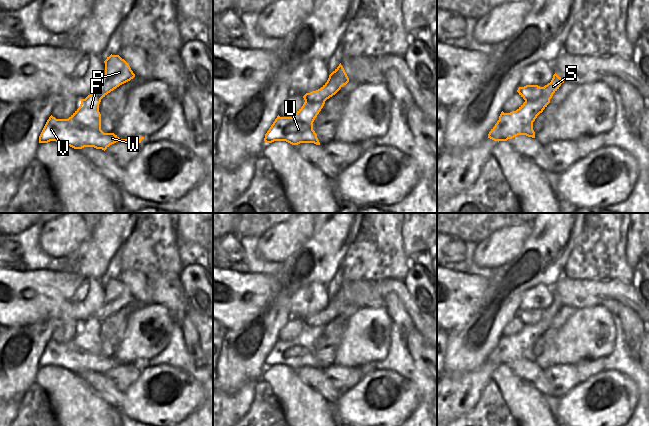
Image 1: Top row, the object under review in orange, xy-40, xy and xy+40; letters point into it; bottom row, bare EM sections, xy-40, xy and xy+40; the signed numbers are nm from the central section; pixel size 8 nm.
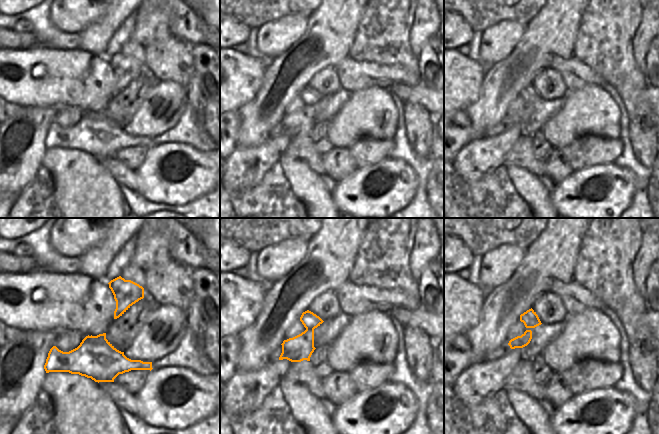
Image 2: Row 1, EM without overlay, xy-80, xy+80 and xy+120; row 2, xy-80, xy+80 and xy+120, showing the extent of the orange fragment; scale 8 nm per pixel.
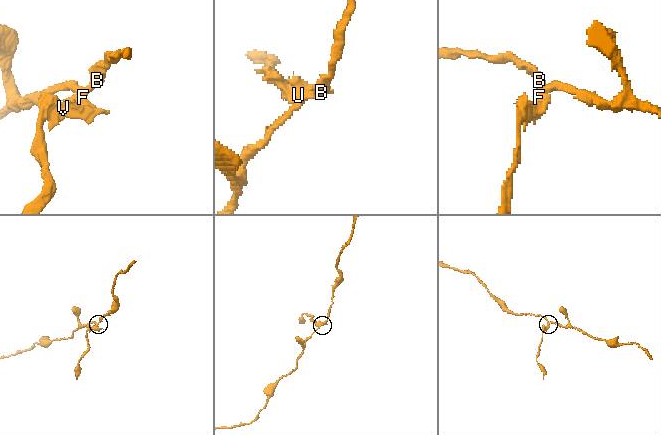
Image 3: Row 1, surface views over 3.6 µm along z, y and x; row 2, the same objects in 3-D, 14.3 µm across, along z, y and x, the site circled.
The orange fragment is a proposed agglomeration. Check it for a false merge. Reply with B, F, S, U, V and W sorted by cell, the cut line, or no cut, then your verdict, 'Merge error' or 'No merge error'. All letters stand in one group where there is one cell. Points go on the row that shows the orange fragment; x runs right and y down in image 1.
Groups: B S / F U V W. Split along xy+40 (550, 98), (541, 97), (537, 100), (525, 101). Merge error

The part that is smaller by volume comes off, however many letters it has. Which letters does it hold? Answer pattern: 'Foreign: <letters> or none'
Foreign: F, U, V, W

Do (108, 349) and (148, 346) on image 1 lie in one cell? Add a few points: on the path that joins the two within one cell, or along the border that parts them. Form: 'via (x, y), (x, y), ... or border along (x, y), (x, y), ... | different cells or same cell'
border along (126, 326), (123, 339), (112, 356) | different cells

